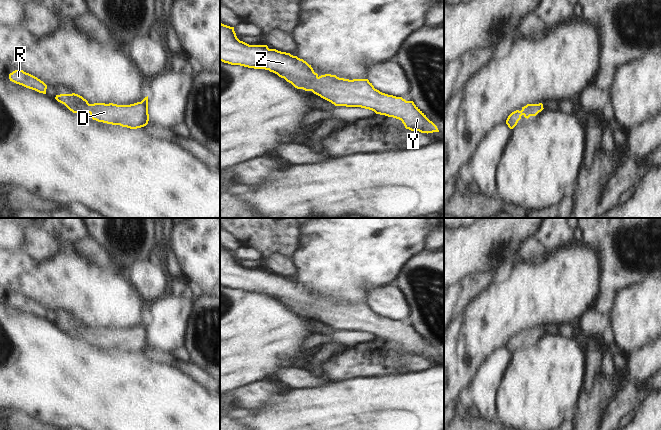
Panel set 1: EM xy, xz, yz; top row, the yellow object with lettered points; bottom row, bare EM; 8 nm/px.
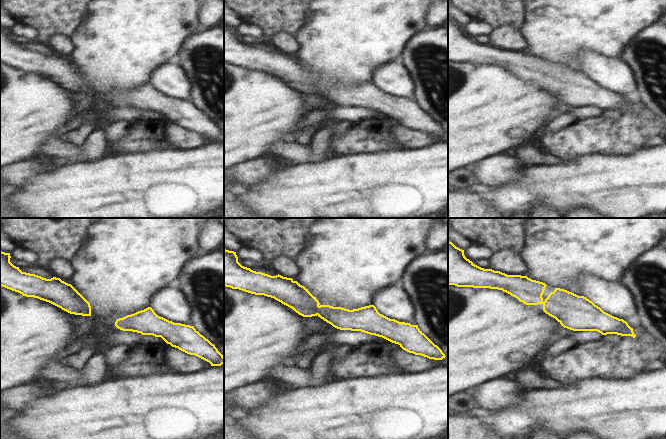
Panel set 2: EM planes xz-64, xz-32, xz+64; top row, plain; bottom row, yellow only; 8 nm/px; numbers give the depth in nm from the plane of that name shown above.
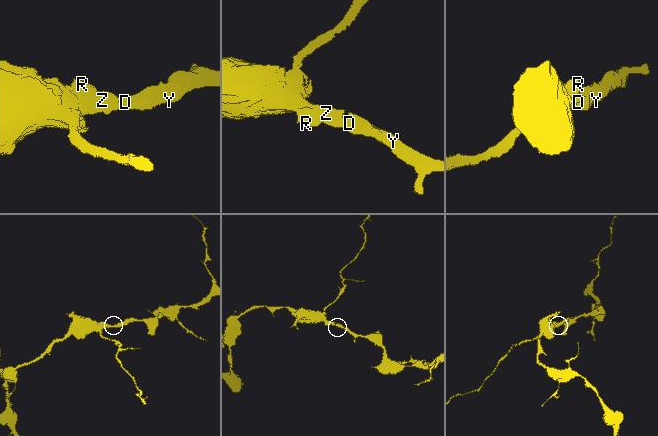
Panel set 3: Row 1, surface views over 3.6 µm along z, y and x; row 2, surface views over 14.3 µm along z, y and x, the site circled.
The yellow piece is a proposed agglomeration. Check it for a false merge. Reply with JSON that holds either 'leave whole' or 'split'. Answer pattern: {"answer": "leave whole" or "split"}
{"answer": "leave whole"}

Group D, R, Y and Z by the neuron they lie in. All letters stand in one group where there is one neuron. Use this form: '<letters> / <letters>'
D R Y Z

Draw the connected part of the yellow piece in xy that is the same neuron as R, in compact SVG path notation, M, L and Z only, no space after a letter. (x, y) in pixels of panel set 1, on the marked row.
M21 69L15 70L9 74L10 81L22 85L26 88L46 94L47 85L37 77L24 72Z

